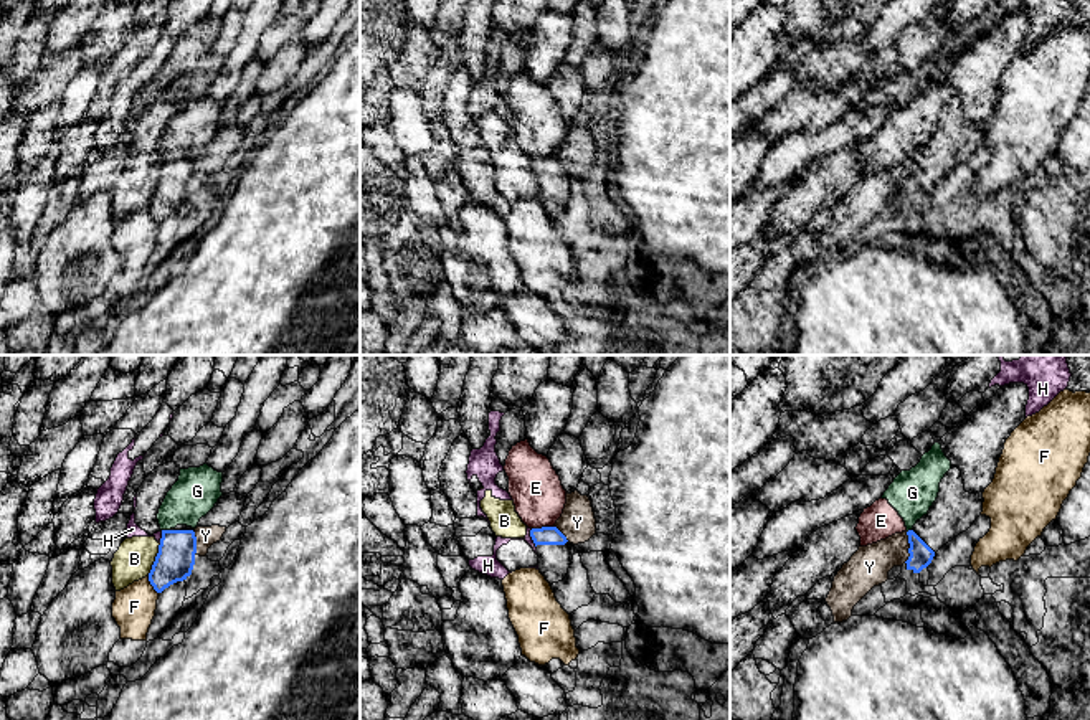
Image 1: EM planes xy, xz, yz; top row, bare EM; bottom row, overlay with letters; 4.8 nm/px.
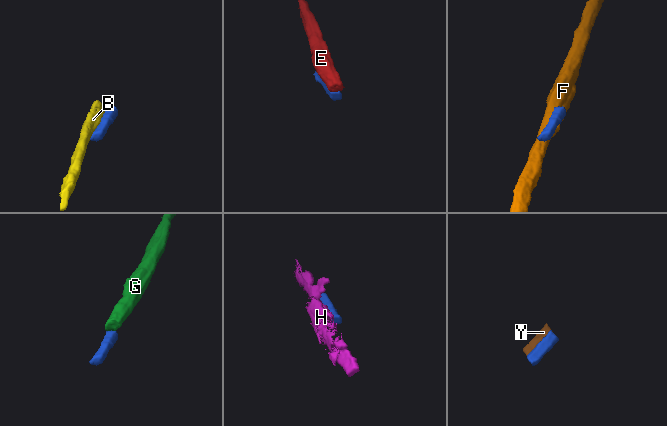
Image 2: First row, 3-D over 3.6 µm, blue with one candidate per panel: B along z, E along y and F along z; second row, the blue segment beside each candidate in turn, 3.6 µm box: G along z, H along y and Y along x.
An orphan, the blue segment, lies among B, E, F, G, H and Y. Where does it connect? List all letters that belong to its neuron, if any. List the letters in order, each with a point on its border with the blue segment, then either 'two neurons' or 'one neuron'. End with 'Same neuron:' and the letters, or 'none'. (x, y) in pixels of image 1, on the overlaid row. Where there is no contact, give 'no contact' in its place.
B: meets blue in xy at (156, 560); two neurons
E: meets blue in xz at (542, 527); two neurons
F: meets blue in xy at (151, 583); two neurons
G: meets blue in xy at (165, 530); two neurons
H: meets blue in xz at (532, 539); two neurons
Y: meets blue in yz at (910, 547); two neurons
Same neuron: none

